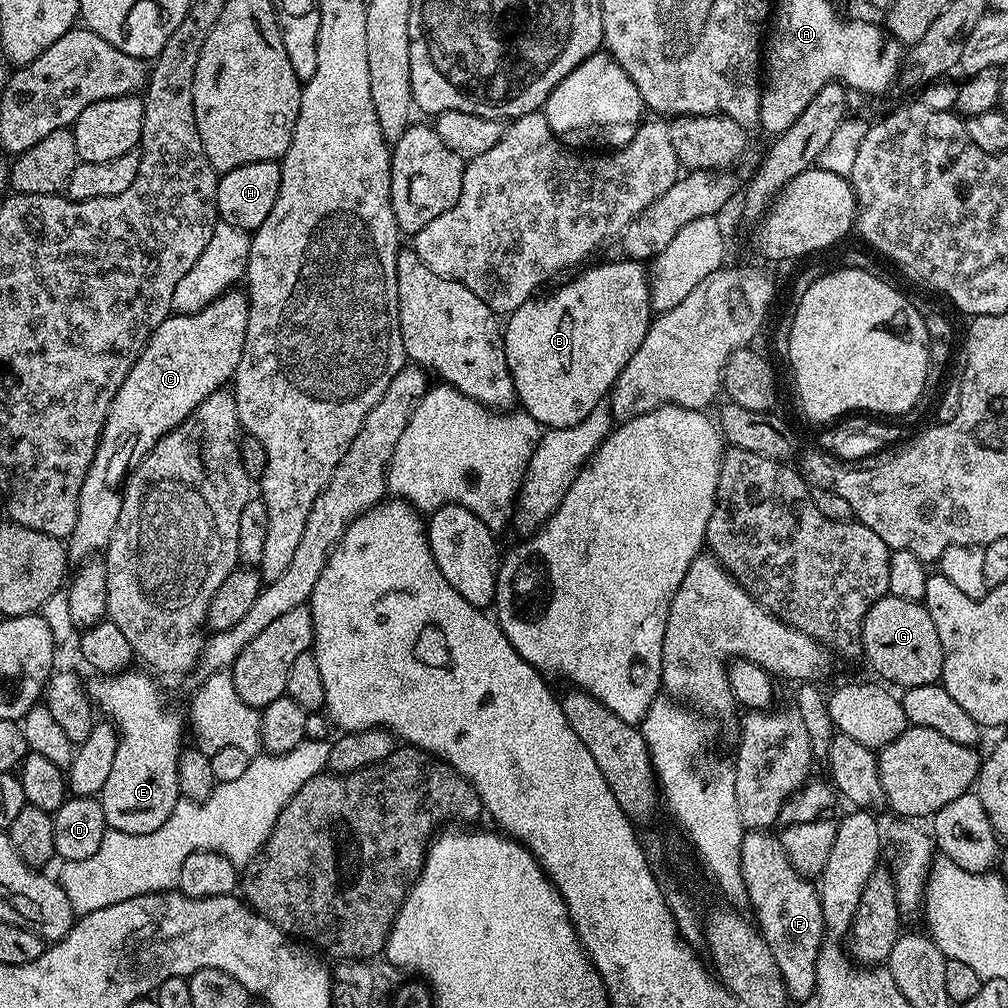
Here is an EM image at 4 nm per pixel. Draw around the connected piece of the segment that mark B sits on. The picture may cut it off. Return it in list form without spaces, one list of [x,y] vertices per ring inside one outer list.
[[[615,258],[609,264],[596,264],[561,286],[549,296],[527,300],[507,317],[503,325],[506,362],[514,382],[519,407],[545,429],[574,426],[605,403],[626,362],[634,358],[642,338],[646,338],[654,313],[650,302],[649,273],[639,260]]]

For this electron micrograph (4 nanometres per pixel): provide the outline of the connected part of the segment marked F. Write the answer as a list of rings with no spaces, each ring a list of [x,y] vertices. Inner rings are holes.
[[[768,830],[745,831],[740,851],[740,869],[744,883],[743,895],[748,896],[748,904],[752,907],[753,914],[756,915],[754,924],[760,937],[764,939],[766,946],[770,946],[770,954],[774,954],[774,962],[778,962],[782,982],[786,982],[789,1001],[811,1001],[816,995],[818,950],[825,941],[819,887],[809,877],[798,874],[794,866],[790,866],[790,858],[782,846],[779,835]]]

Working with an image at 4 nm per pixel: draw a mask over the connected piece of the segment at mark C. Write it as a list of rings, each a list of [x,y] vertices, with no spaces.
[[[240,290],[223,292],[217,300],[197,312],[170,314],[152,331],[152,337],[141,350],[130,374],[126,374],[126,382],[118,386],[118,394],[114,394],[114,402],[110,402],[96,453],[78,494],[78,518],[71,536],[66,540],[69,561],[90,560],[107,549],[122,510],[122,489],[128,473],[167,432],[174,430],[203,400],[221,391],[227,385],[224,383],[227,380],[229,383],[235,377],[238,362],[242,362],[242,346],[246,346],[248,321],[247,295],[236,291]]]

